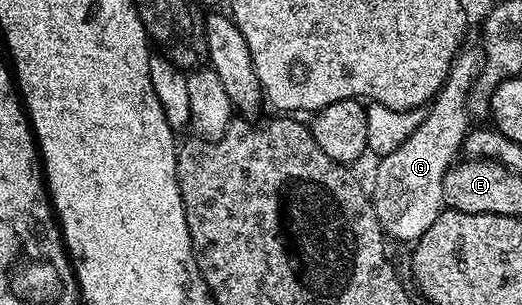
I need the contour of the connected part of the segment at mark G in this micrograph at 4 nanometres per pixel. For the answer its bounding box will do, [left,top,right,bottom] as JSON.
[371,47,483,242]

